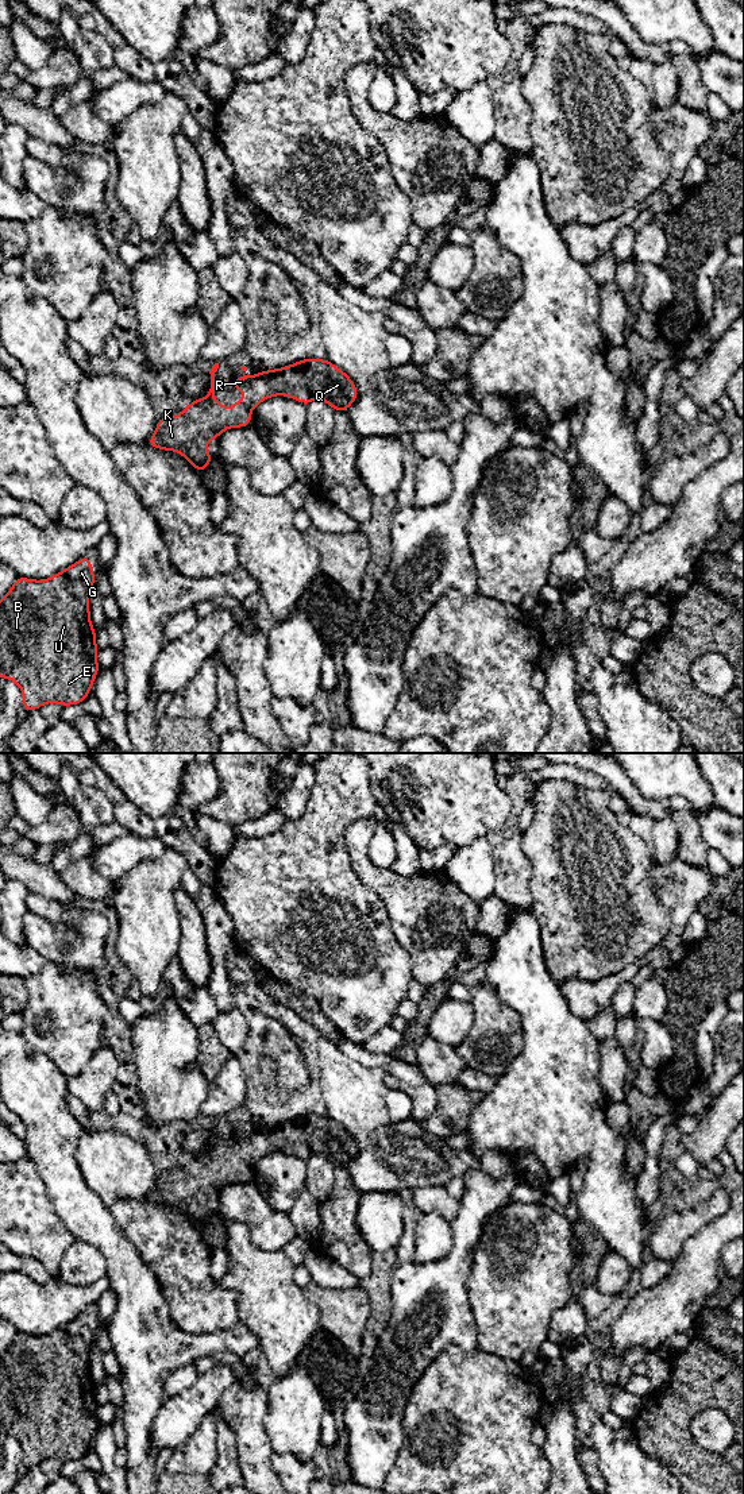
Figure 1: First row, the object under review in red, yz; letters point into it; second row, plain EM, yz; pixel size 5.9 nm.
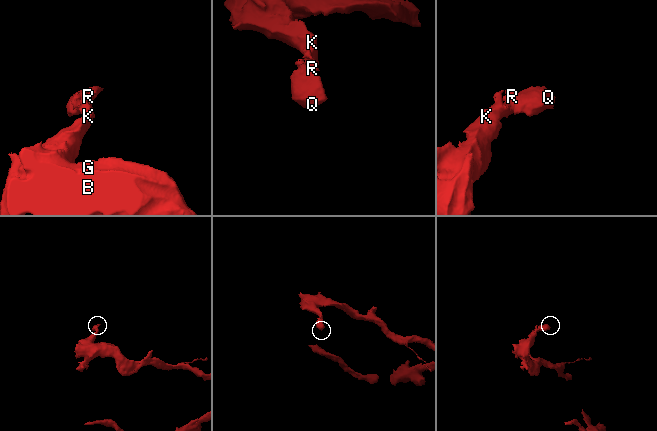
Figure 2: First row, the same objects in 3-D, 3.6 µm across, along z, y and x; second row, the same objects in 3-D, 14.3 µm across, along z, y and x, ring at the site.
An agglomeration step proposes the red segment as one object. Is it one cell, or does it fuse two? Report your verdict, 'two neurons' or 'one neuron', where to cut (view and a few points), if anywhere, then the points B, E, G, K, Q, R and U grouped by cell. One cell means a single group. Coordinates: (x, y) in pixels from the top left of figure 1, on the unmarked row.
one neuron; no cut; B E G K Q R U

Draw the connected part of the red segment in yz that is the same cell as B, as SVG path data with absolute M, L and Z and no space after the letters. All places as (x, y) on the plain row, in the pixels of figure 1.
M90 1310L45 1336L18 1332L0 1355L0 1433L14 1436L23 1448L23 1464L31 1468L45 1459L63 1463L80 1460L89 1449L100 1425L96 1416L96 1386L90 1379L89 1351L95 1341Z

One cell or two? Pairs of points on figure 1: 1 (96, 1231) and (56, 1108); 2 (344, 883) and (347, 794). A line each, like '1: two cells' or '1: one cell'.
1: one cell
2: one cell

